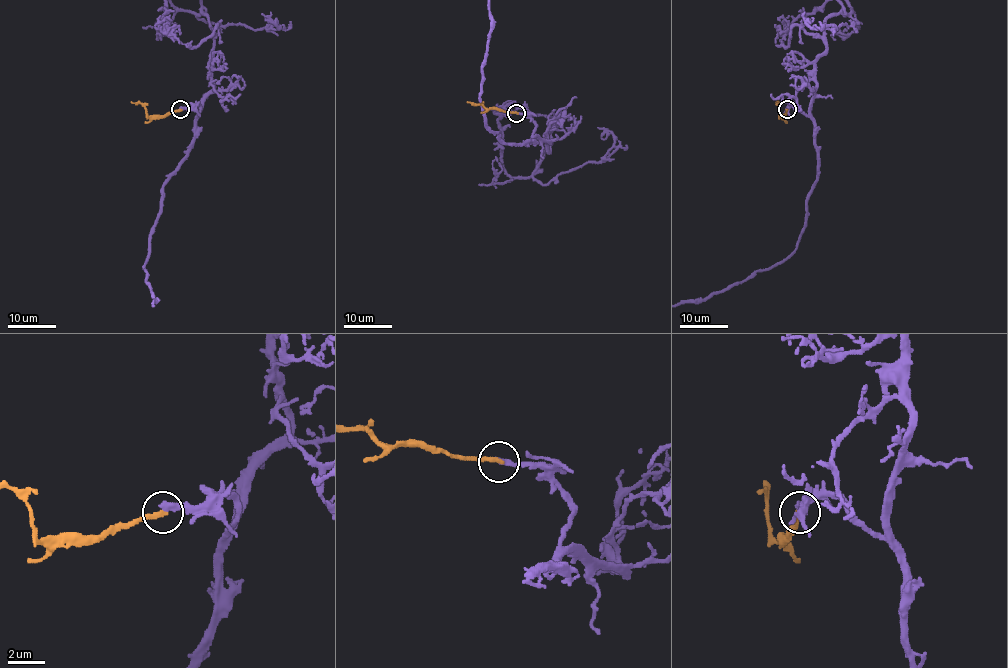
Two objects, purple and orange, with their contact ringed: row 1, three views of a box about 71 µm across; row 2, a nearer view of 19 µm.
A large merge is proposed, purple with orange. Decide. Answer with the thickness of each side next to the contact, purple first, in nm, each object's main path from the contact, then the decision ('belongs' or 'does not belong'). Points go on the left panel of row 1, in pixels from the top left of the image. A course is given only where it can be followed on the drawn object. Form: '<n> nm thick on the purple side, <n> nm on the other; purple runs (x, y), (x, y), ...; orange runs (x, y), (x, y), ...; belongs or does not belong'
340 nm thick on the purple side, 280 nm on the other; purple runs (180, 108), (197, 106), (197, 115), (201, 100), (213, 88), (209, 54), (214, 30), (201, 11); orange runs (180, 110), (163, 116), (149, 116), (139, 102), (131, 102); does not belong

